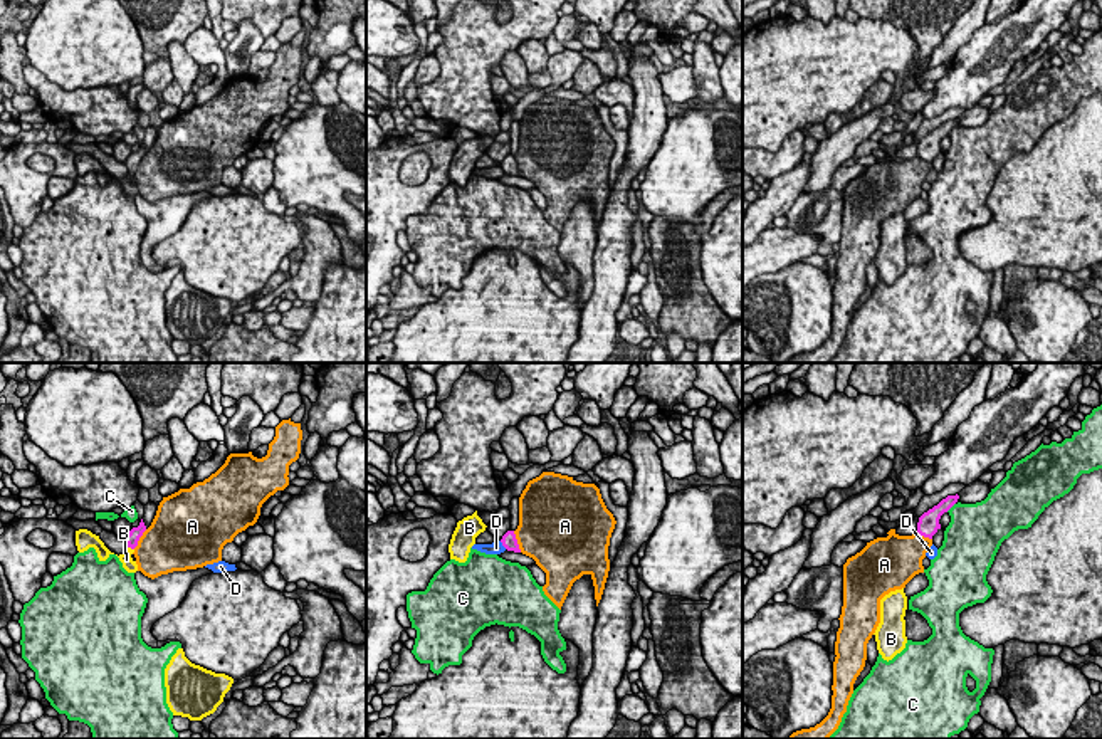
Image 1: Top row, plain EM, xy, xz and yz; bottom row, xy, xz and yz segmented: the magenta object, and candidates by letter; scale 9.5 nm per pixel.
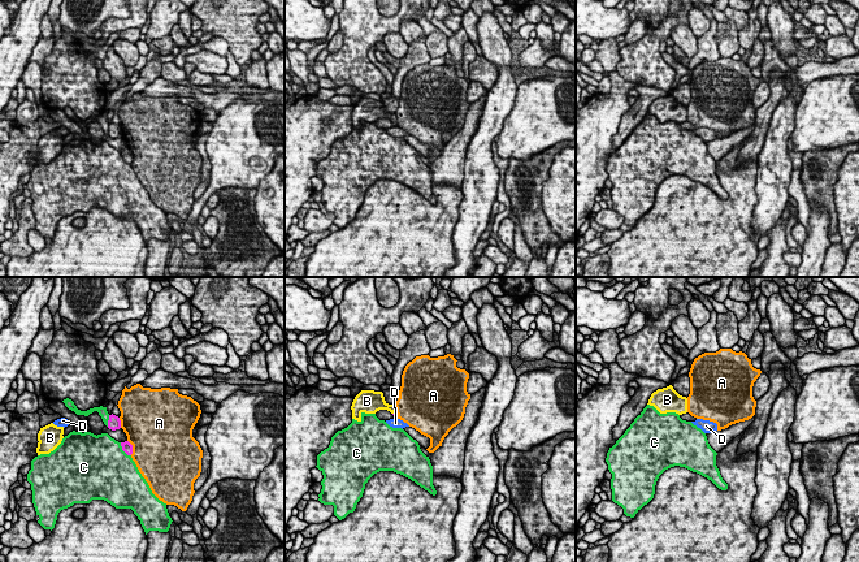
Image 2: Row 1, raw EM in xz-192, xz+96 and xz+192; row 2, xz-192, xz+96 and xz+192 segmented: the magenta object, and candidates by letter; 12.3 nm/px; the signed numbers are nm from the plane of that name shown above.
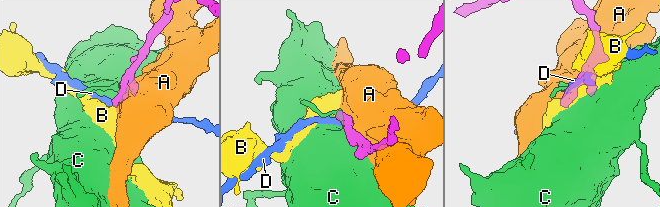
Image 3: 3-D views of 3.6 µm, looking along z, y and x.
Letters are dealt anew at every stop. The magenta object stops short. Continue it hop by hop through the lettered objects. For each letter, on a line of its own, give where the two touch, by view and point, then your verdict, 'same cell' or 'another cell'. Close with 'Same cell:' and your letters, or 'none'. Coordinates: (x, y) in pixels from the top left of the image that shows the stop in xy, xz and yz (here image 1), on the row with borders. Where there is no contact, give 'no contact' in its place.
A: contact xz (516, 541); another cell
B: contact xy (131, 548); same cell
C: contact yz (949, 508); another cell
D: contact xz (503, 545); another cell
Same cell: B

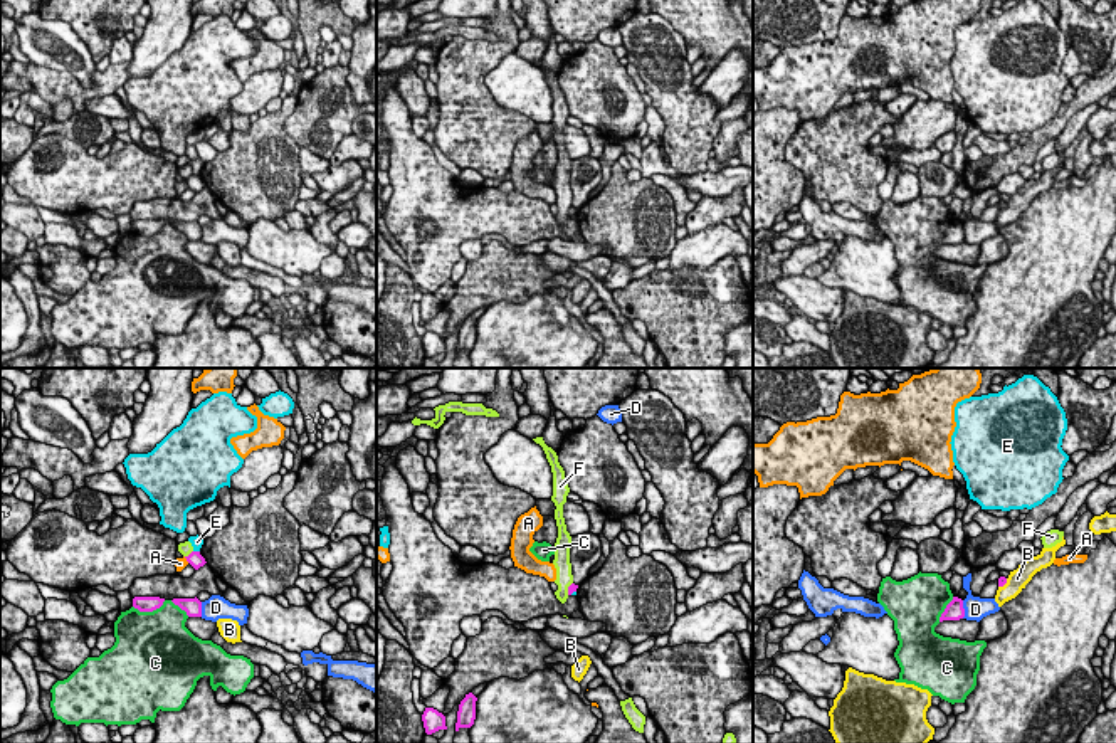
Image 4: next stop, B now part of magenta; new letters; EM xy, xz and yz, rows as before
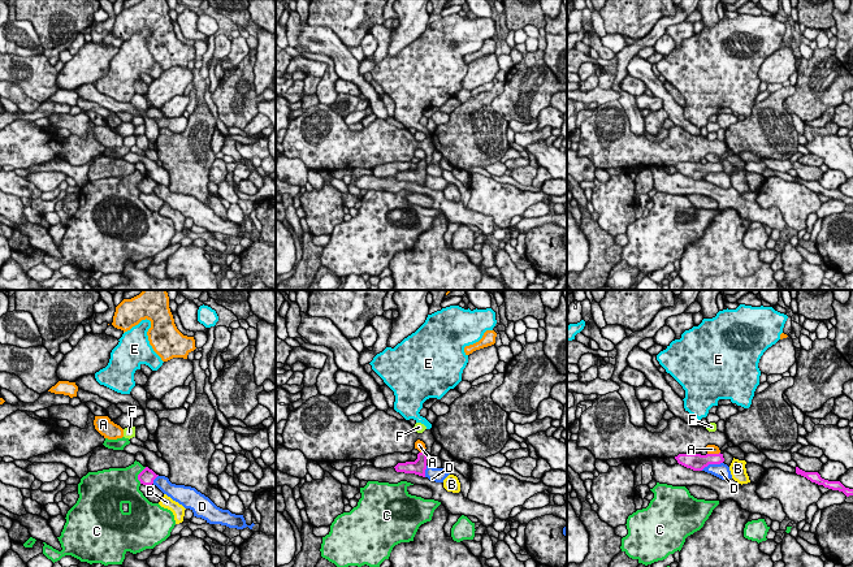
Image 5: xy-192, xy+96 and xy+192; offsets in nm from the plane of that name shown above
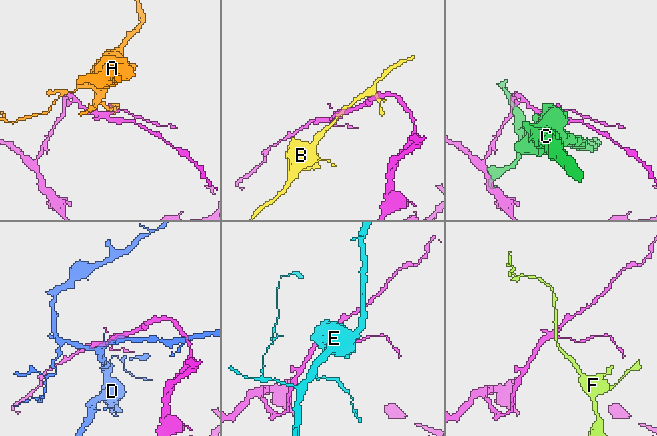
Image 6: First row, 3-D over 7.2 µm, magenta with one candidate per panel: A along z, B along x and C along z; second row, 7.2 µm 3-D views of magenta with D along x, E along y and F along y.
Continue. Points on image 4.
A: contact xy (187, 560); another cell
B: contact yz (1004, 584); another cell
C: contact xy (148, 611); another cell
D: contact yz (963, 609); another cell
E: contact xy (197, 552); another cell
F: contact xy (190, 553); another cell
Same cell: none

